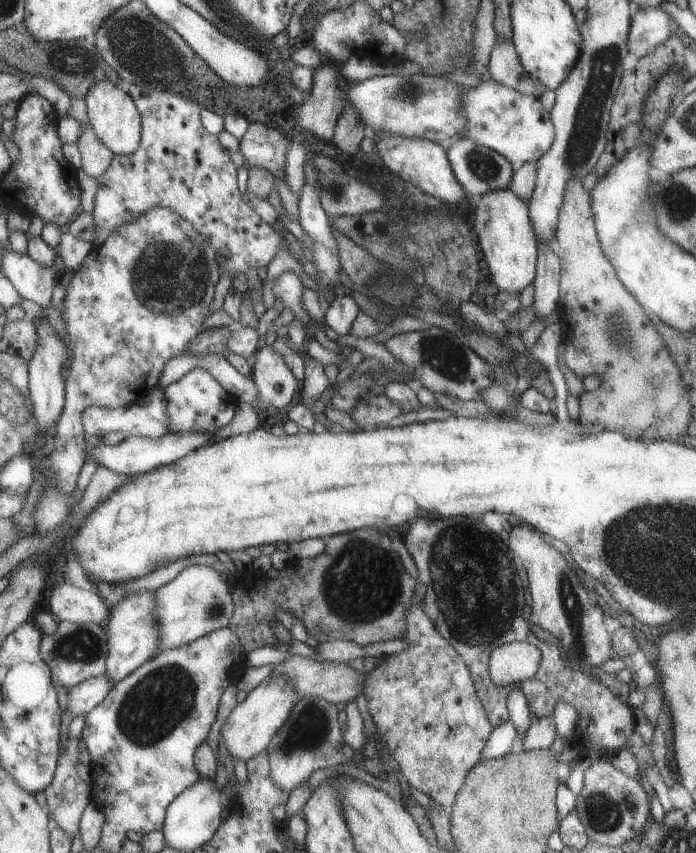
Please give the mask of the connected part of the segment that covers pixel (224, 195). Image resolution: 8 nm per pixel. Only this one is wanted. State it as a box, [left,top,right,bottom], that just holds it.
[93,89,279,274]

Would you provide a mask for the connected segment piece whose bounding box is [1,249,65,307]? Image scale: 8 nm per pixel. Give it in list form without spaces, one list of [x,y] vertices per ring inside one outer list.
[[[13,249],[4,251],[2,271],[17,287],[23,298],[29,299],[41,307],[49,306],[53,290],[57,286],[59,275],[65,268],[65,262],[58,254],[51,266],[37,262],[28,252],[21,254]]]

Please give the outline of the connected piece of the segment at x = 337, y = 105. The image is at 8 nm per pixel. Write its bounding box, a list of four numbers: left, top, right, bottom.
[294,64,341,143]

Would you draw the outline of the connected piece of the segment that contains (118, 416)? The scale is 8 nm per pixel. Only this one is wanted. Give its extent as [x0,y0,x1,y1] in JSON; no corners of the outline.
[83,386,168,439]

